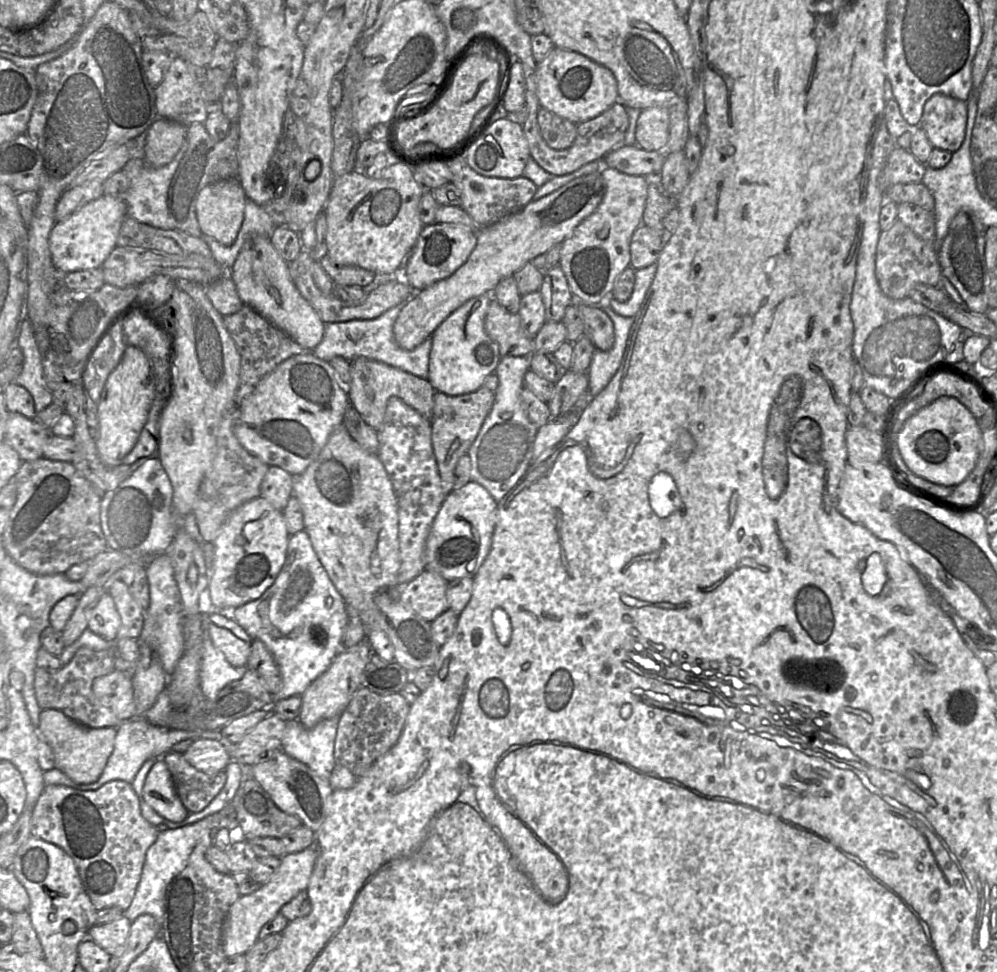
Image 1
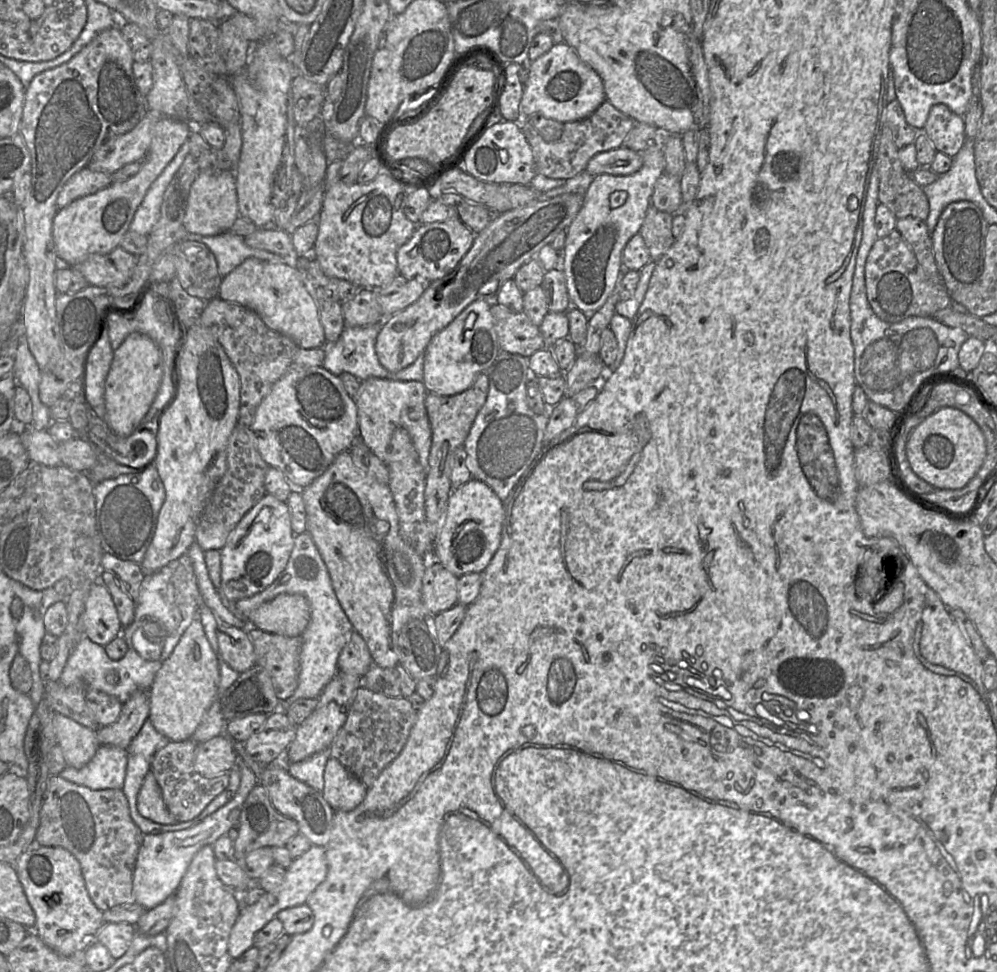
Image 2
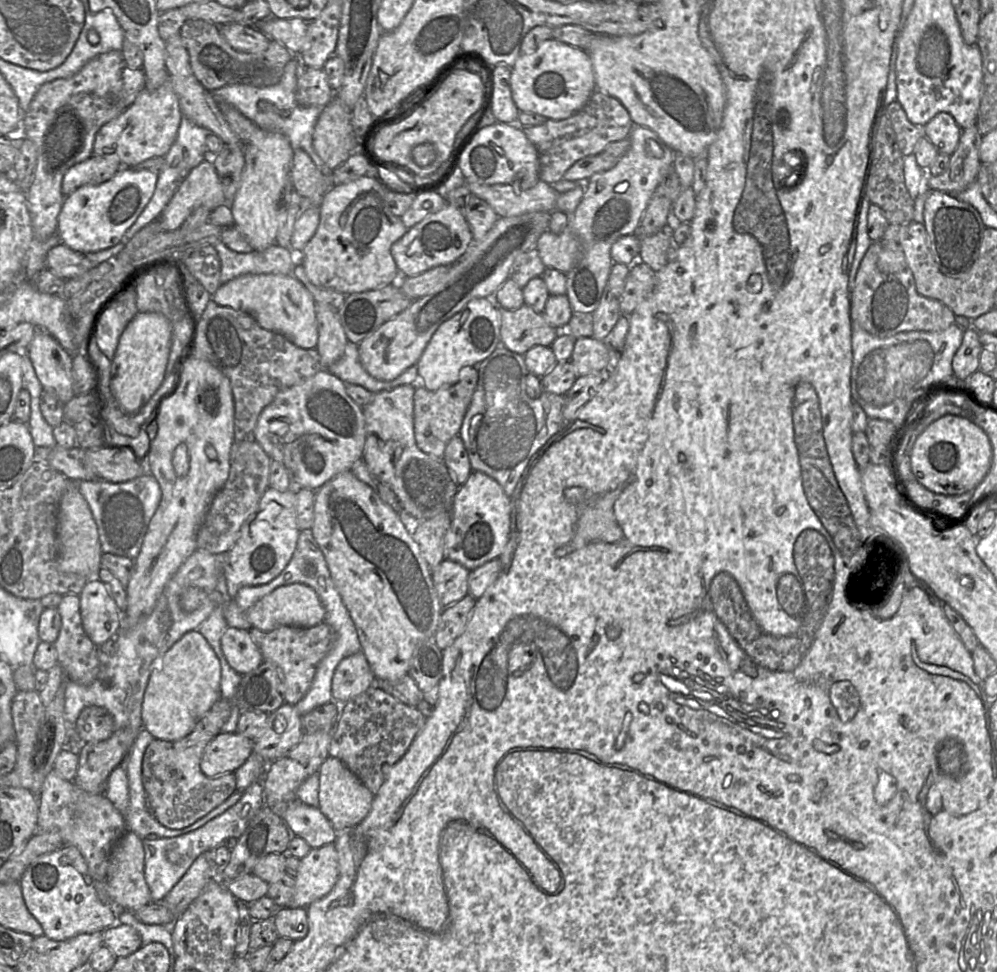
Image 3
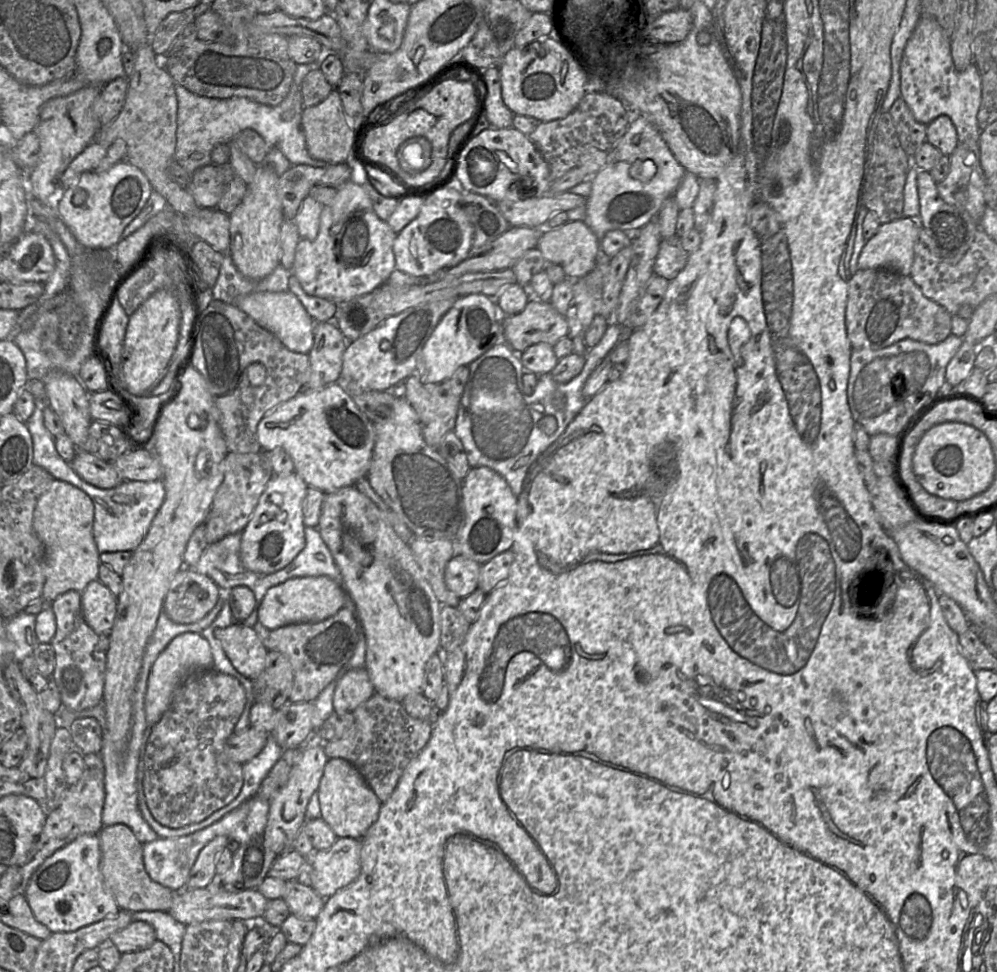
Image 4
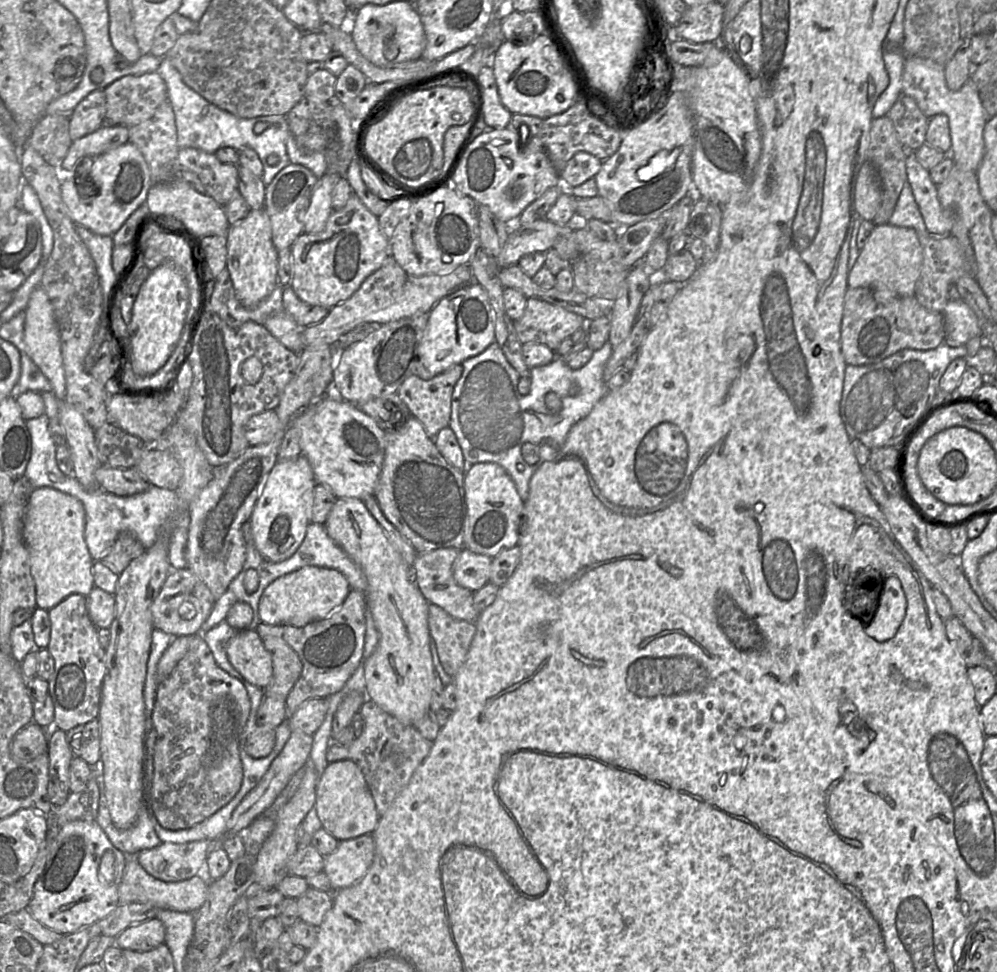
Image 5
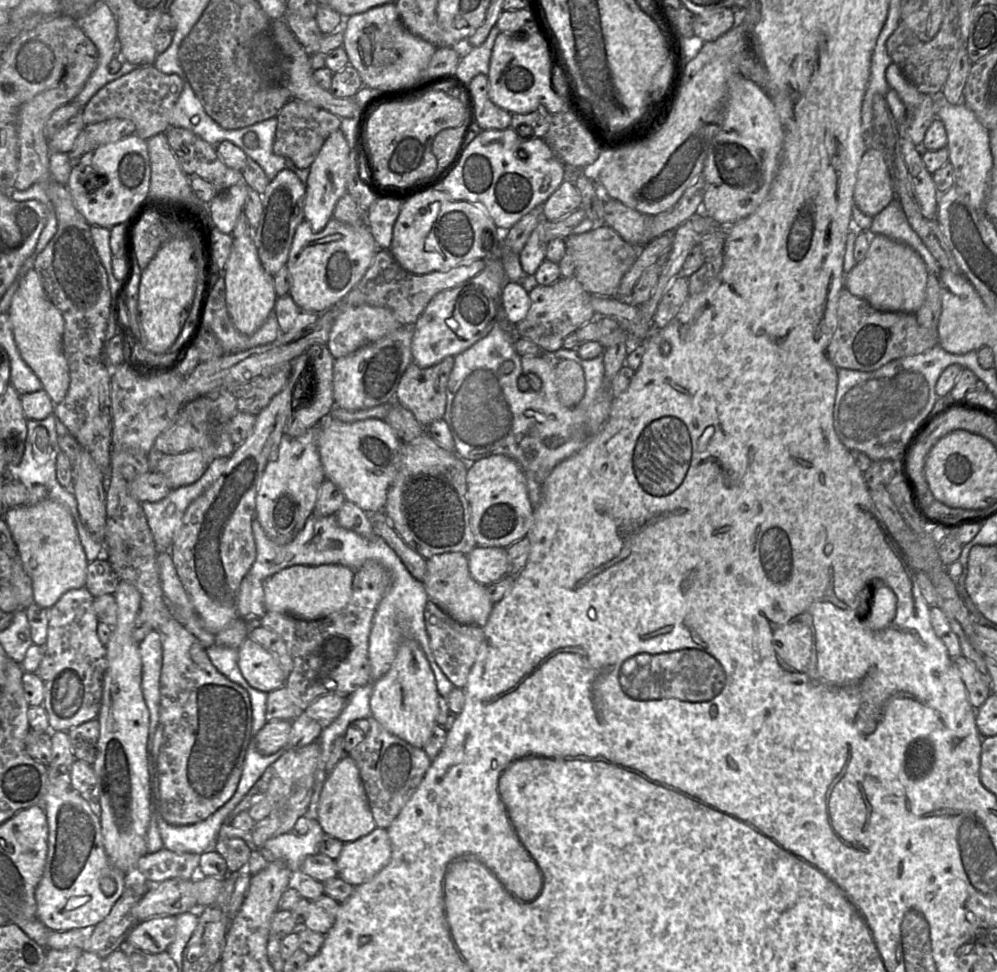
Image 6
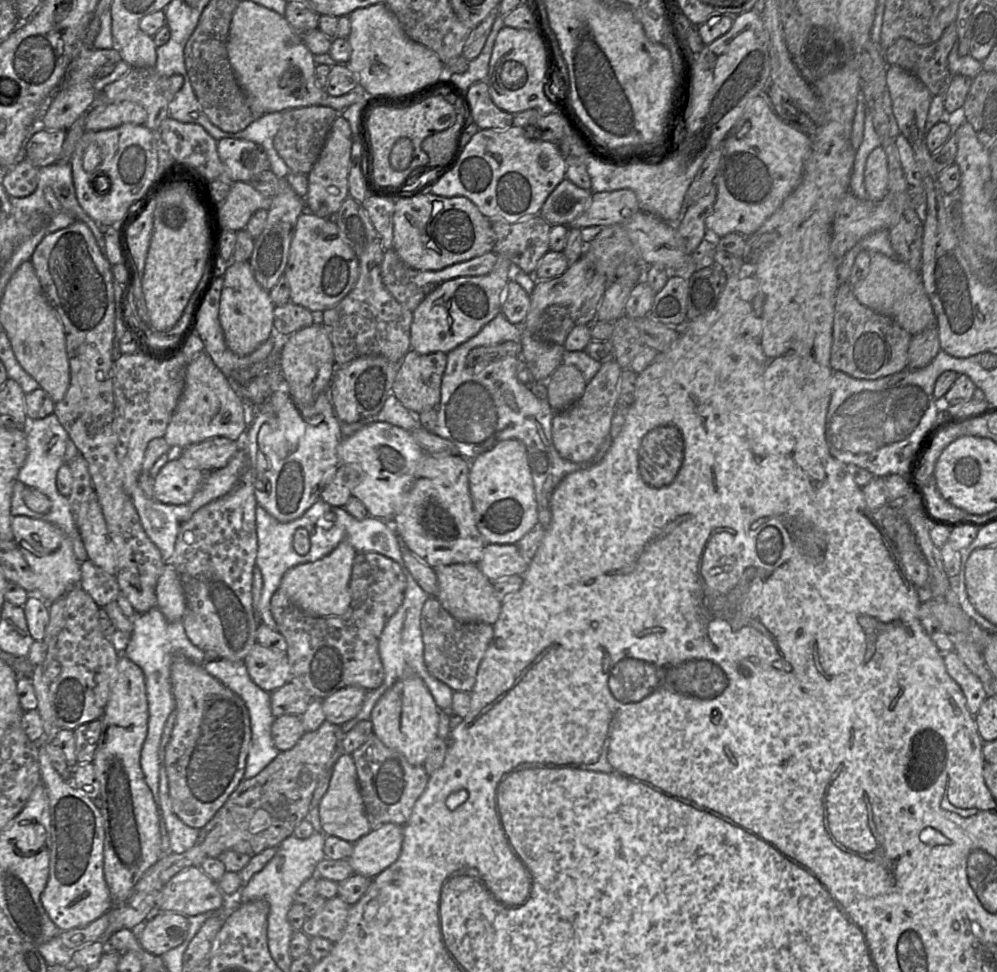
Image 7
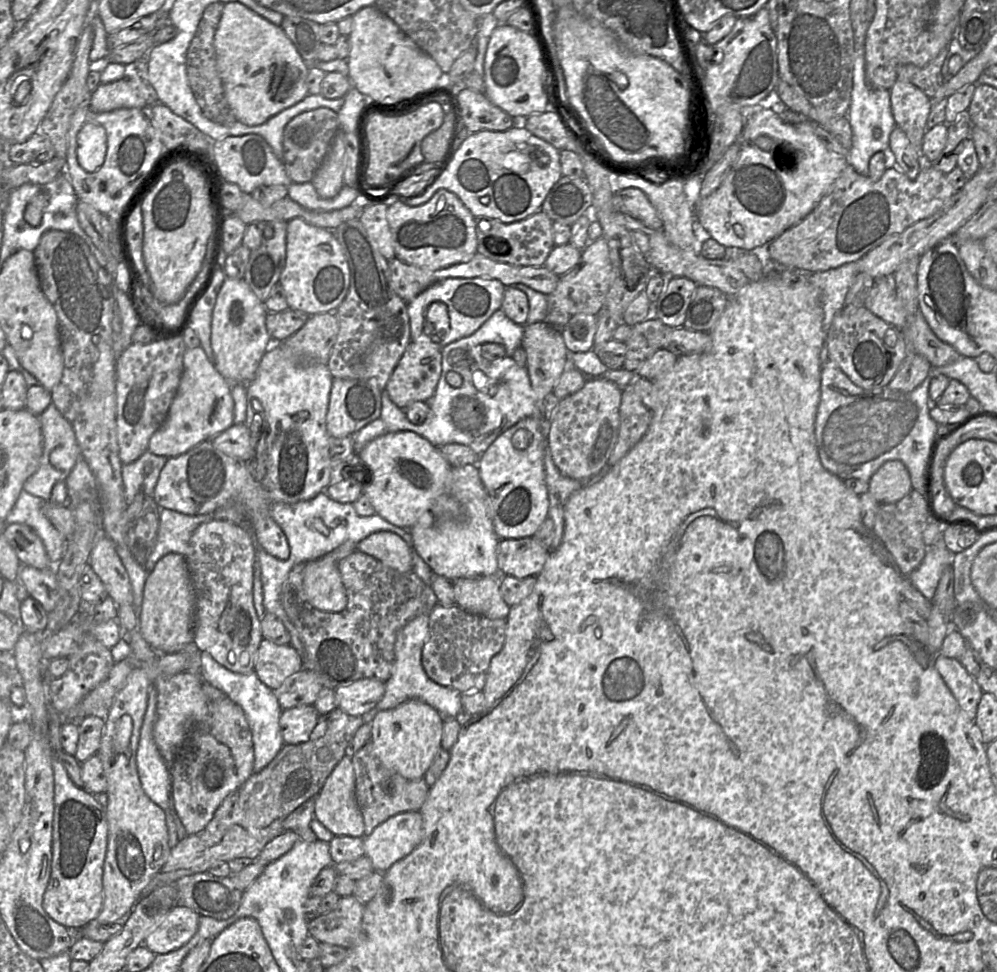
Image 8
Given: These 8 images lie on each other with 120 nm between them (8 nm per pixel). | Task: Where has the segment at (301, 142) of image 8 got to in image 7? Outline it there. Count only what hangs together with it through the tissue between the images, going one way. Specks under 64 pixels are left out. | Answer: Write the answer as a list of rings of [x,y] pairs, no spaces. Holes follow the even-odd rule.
[[[306,106],[283,111],[283,120],[273,144],[290,171],[308,175],[324,146],[326,136],[339,112],[327,106]]]

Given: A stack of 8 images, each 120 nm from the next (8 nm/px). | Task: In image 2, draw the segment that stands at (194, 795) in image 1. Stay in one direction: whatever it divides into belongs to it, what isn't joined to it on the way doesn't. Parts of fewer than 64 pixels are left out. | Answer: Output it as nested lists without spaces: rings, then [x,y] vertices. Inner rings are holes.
[[[192,739],[170,741],[155,753],[150,765],[150,771],[154,774],[161,789],[165,806],[178,823],[192,820],[198,816],[229,784],[229,773],[206,778],[195,770],[194,752],[196,747],[197,743]]]

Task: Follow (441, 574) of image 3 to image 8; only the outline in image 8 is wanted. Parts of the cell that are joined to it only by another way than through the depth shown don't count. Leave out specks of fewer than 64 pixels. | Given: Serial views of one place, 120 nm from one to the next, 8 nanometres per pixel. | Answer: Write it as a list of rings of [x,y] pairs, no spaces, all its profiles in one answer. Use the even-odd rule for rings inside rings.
[[[532,537],[499,540],[497,562],[499,575],[519,579],[536,577],[542,570],[549,550]]]

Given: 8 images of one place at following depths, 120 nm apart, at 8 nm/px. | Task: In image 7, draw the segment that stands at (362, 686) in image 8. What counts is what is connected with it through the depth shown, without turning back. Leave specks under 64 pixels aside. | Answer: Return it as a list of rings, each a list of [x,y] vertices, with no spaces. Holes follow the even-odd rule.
[[[351,686],[337,690],[322,700],[322,708],[326,721],[343,725],[354,718],[360,711],[367,691]]]

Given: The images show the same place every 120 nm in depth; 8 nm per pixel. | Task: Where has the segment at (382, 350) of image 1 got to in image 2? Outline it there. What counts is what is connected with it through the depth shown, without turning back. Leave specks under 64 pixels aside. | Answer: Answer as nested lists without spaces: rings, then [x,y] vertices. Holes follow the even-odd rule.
[[[381,322],[364,327],[345,326],[337,341],[326,341],[323,345],[325,357],[322,366],[336,376],[341,375],[343,372],[348,372],[356,376],[359,380],[376,377],[400,381],[422,381],[424,353],[421,353],[410,366],[399,372],[390,372],[381,365],[375,351],[375,343],[381,327]]]

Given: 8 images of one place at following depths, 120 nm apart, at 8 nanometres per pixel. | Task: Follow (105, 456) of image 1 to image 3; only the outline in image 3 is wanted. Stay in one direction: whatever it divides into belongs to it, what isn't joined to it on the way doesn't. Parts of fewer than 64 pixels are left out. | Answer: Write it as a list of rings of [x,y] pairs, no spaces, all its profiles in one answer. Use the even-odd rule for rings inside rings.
[[[138,312],[124,329],[111,362],[110,390],[119,407],[134,413],[161,386],[170,354],[172,325],[158,312]]]

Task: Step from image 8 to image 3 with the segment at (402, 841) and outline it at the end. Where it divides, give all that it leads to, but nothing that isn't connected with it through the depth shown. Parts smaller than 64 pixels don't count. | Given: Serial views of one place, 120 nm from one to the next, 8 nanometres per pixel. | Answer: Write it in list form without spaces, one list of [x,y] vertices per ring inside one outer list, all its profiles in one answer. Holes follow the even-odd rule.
[[[334,843],[310,852],[300,860],[295,876],[295,891],[288,908],[307,908],[326,896],[339,878],[338,853]]]

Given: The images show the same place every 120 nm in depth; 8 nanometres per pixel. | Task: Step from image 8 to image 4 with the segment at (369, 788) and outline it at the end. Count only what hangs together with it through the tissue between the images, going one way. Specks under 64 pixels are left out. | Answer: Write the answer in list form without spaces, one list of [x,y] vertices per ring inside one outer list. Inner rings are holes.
[[[374,693],[353,712],[355,723],[341,738],[322,742],[328,759],[343,758],[362,774],[381,803],[386,802],[408,766],[428,743],[433,724],[411,717],[400,701]]]

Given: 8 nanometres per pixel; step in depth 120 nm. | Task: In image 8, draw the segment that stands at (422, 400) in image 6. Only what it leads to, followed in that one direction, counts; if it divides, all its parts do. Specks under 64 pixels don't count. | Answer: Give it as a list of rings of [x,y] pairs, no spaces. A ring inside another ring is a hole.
[[[411,343],[395,367],[386,391],[400,409],[414,402],[429,402],[442,370],[441,352],[430,344]]]

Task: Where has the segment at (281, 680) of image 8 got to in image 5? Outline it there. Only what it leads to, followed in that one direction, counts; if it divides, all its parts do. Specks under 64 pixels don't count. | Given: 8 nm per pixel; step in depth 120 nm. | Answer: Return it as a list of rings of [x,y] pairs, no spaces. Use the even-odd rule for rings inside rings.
[[[254,628],[236,630],[226,644],[226,653],[232,666],[249,683],[261,689],[271,683],[272,657]]]

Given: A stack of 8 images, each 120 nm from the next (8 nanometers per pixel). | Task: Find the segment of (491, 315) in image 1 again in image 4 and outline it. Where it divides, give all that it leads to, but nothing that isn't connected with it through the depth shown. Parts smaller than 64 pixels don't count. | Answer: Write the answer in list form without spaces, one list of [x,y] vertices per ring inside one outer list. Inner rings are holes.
[[[531,298],[523,311],[501,319],[502,340],[518,355],[529,346],[545,343],[554,346],[560,339],[571,332],[571,322],[567,316],[560,314],[550,303]]]

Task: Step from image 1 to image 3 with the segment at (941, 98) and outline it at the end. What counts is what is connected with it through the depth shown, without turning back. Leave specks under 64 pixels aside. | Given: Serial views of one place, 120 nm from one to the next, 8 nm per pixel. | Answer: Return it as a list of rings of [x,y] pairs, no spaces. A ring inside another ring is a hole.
[[[947,112],[936,114],[925,126],[924,136],[934,145],[938,153],[951,156],[955,151],[962,129]]]

